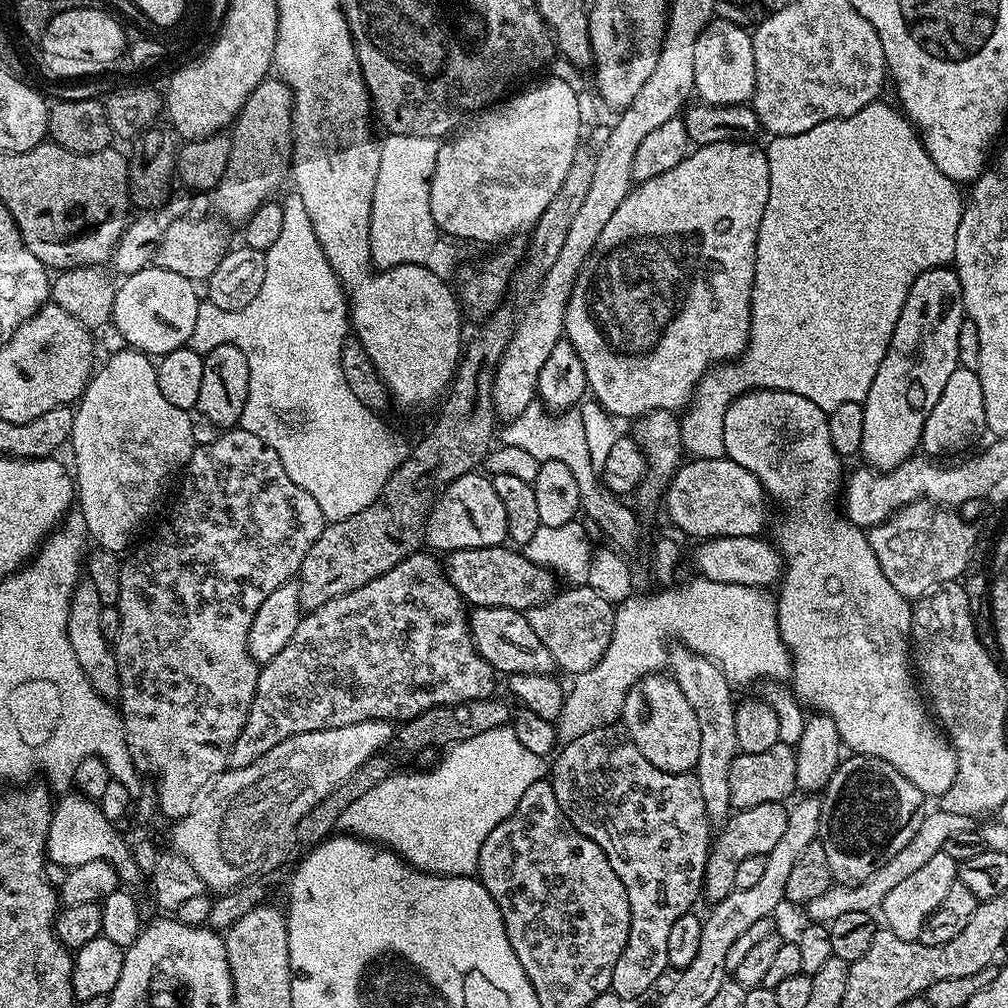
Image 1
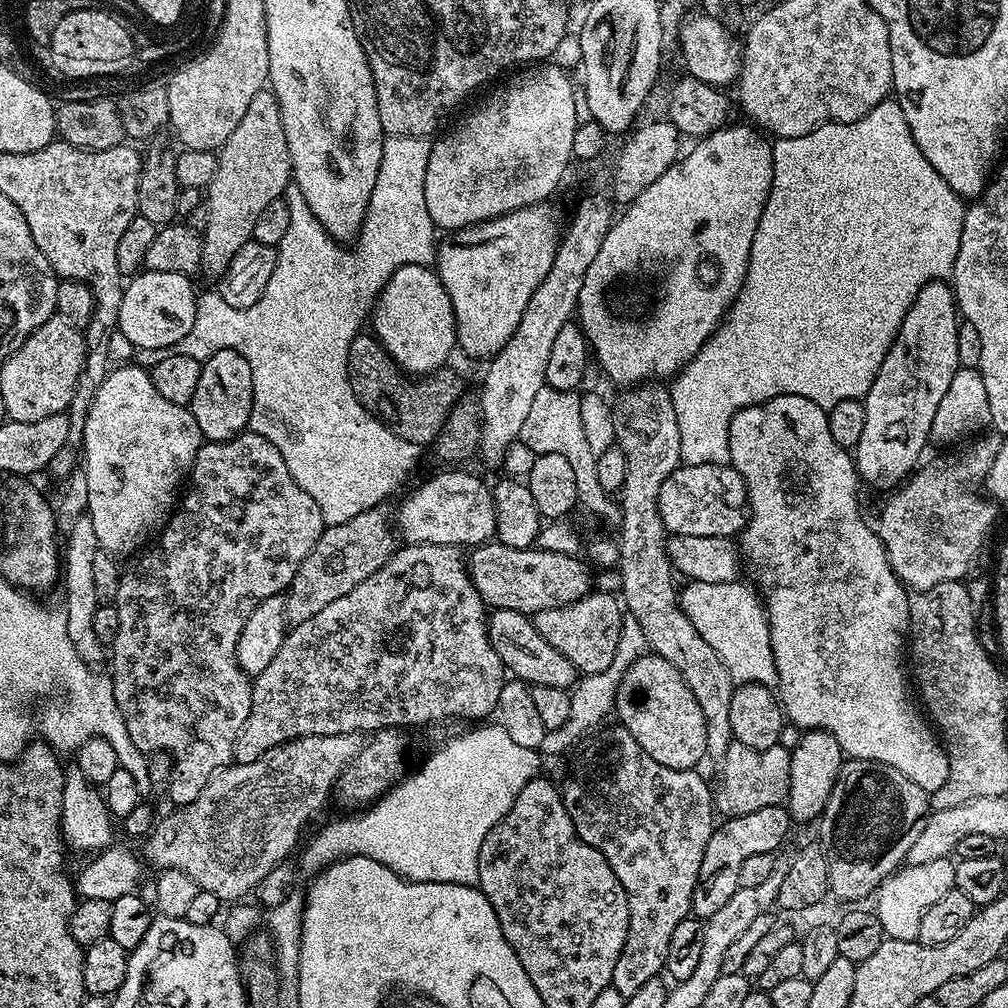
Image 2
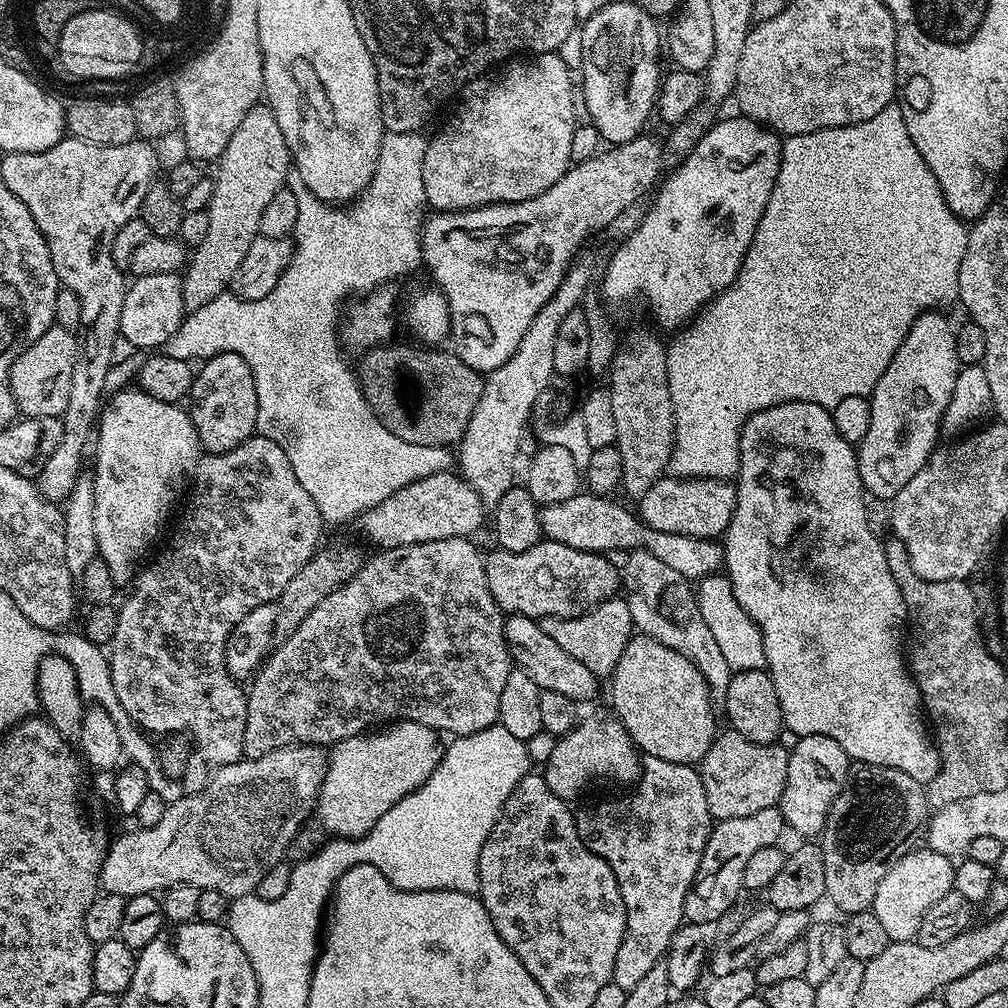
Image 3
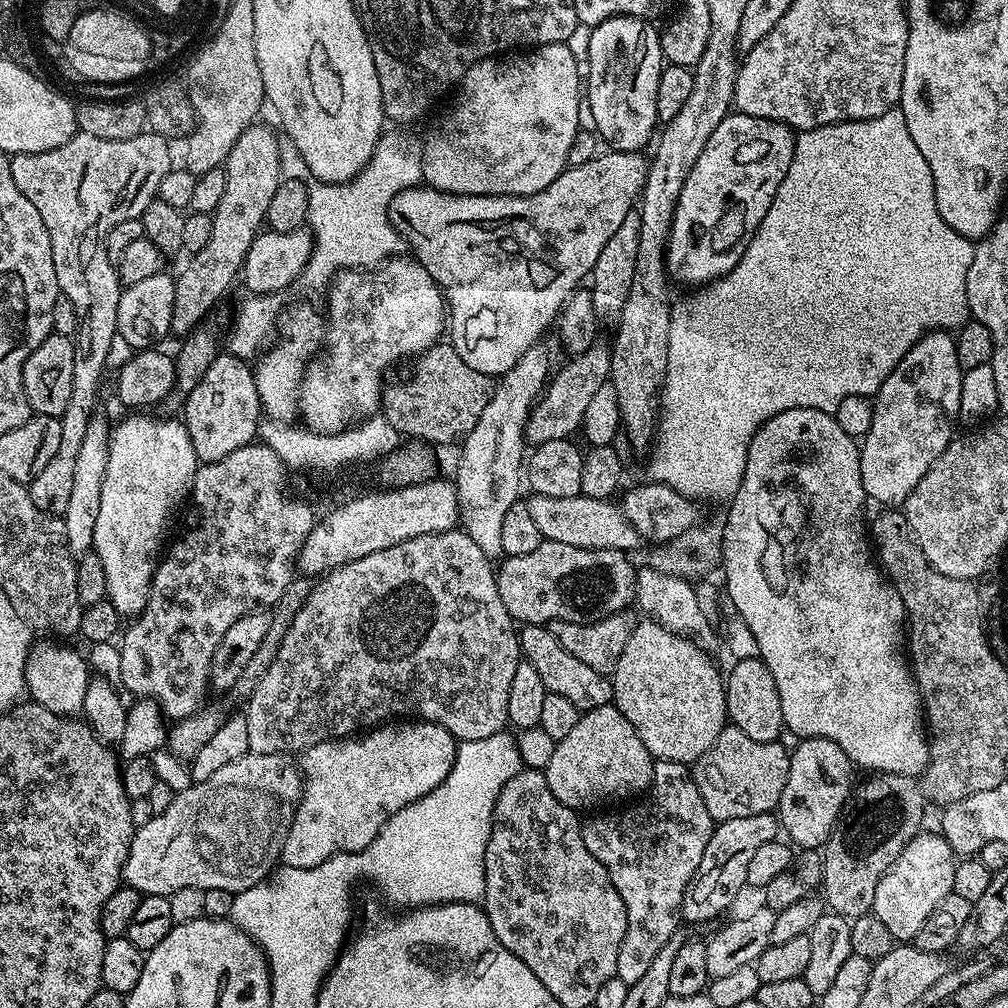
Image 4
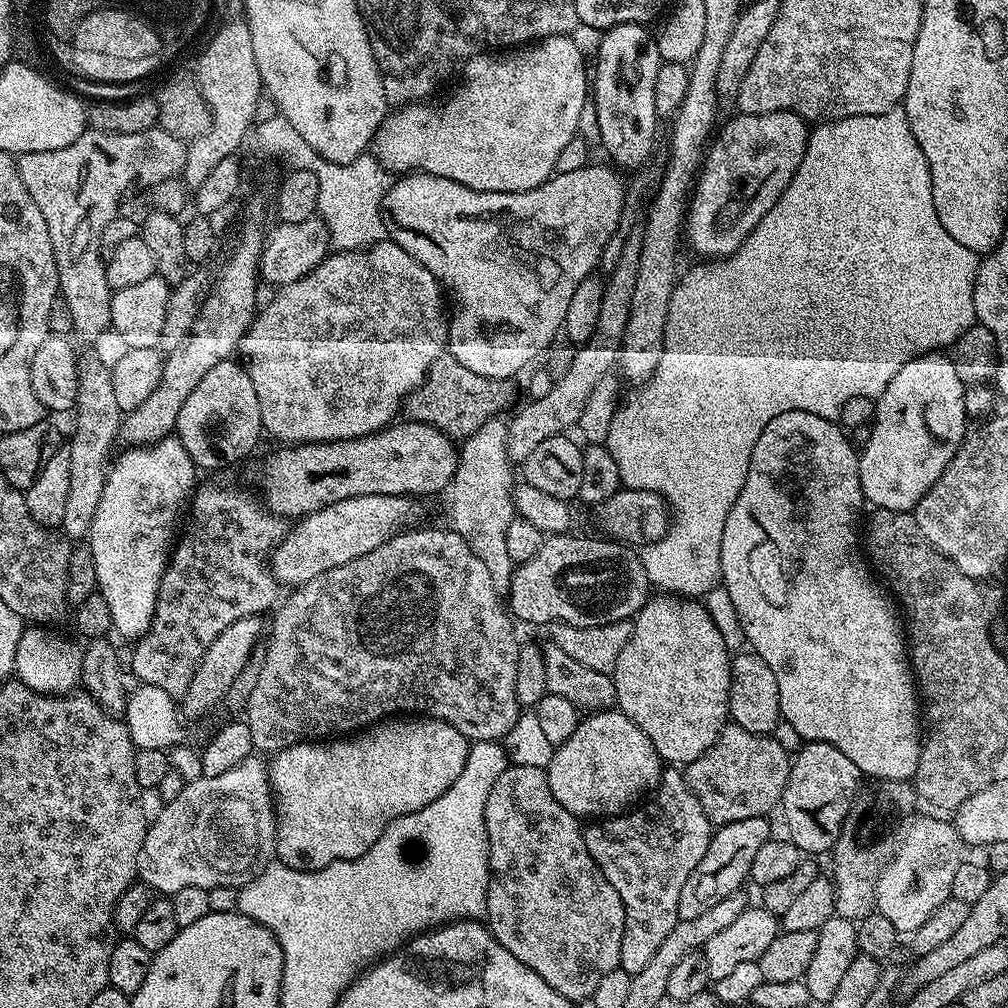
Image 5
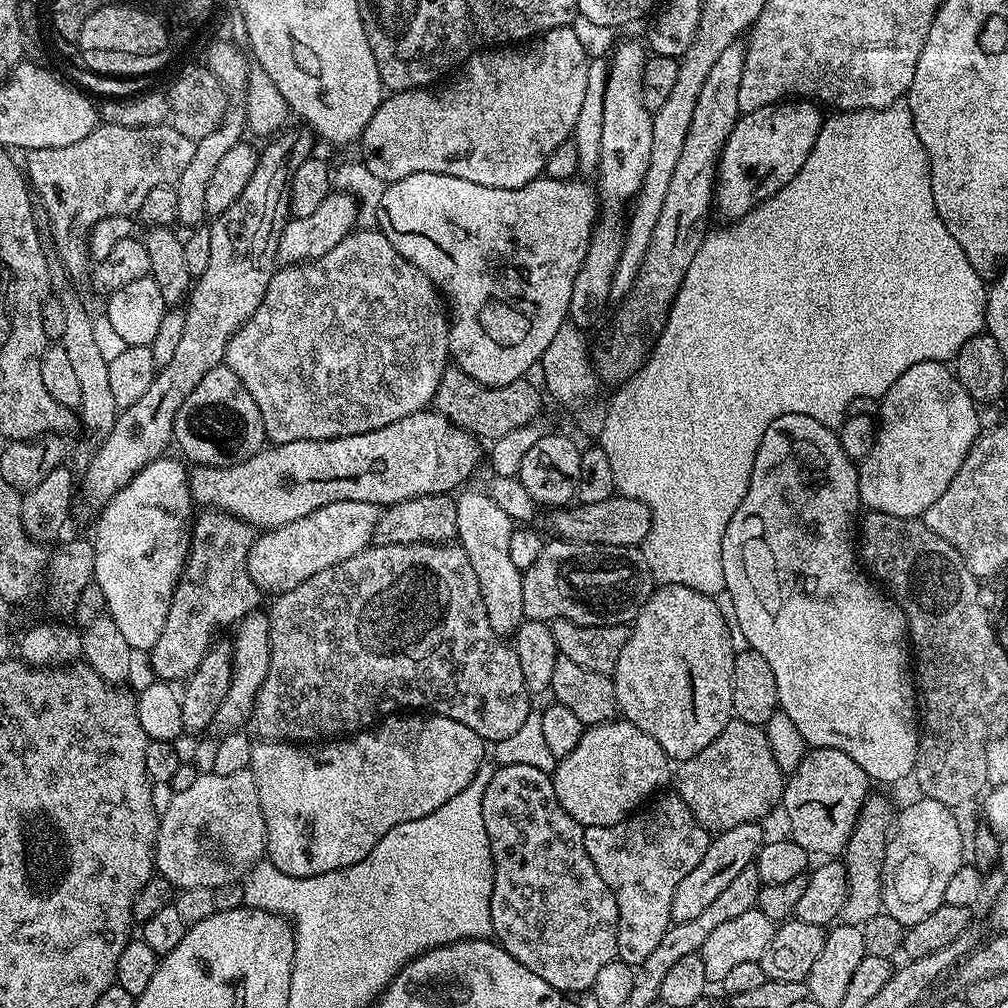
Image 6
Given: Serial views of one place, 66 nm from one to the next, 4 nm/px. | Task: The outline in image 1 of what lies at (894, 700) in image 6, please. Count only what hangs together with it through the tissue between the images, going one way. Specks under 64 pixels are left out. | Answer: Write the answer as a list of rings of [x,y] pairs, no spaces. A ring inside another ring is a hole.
[[[757,388],[746,392],[742,396],[737,396],[736,401],[726,410],[724,456],[738,466],[750,470],[750,474],[754,474],[754,478],[760,480],[760,487],[768,493],[769,497],[773,501],[780,500],[780,508],[784,511],[780,516],[780,521],[776,524],[776,540],[774,539],[774,547],[784,561],[782,579],[778,584],[780,596],[778,592],[775,602],[776,613],[778,614],[778,630],[782,634],[782,642],[788,647],[788,653],[792,656],[792,675],[790,677],[792,693],[796,695],[796,699],[800,701],[805,709],[812,708],[808,710],[815,710],[817,713],[834,718],[834,726],[838,726],[838,734],[845,749],[852,748],[848,750],[861,756],[876,756],[882,762],[894,766],[894,770],[898,770],[898,774],[902,774],[910,782],[914,782],[914,786],[918,786],[918,790],[922,790],[925,797],[940,797],[943,792],[950,790],[950,786],[956,777],[956,750],[953,748],[951,740],[938,727],[937,721],[930,715],[929,709],[918,691],[913,669],[910,667],[912,604],[908,597],[898,594],[898,590],[894,590],[894,586],[890,586],[886,574],[882,574],[882,566],[878,566],[878,558],[870,546],[867,531],[859,528],[856,524],[851,524],[847,515],[838,507],[838,497],[842,492],[842,481],[846,476],[846,471],[844,472],[845,461],[834,450],[834,446],[830,446],[828,412],[814,406],[814,402],[810,402],[810,398],[802,398],[802,394],[783,392],[773,388]]]

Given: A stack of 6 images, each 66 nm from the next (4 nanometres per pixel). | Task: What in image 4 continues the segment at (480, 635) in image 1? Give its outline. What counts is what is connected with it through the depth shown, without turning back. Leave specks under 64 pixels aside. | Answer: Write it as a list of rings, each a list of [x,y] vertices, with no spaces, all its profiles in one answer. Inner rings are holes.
[[[526,624],[519,629],[520,655],[538,672],[547,693],[566,698],[577,707],[579,713],[597,710],[613,703],[612,682],[609,677],[598,674],[598,670],[586,666],[586,662],[574,658],[570,650],[562,647],[562,642],[554,638],[551,627],[542,624]]]

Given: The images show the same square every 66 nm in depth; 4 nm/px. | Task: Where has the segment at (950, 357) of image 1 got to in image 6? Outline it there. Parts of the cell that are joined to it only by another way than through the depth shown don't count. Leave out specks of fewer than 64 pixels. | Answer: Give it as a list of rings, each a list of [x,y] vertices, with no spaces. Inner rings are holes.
[[[939,360],[918,362],[918,366],[910,366],[886,394],[879,397],[880,415],[876,429],[874,450],[865,460],[859,461],[858,494],[861,505],[869,512],[885,512],[898,518],[920,518],[942,493],[946,486],[954,482],[954,474],[958,474],[958,466],[972,449],[972,444],[982,431],[978,405],[966,394],[966,390],[957,382],[956,373],[947,363]]]

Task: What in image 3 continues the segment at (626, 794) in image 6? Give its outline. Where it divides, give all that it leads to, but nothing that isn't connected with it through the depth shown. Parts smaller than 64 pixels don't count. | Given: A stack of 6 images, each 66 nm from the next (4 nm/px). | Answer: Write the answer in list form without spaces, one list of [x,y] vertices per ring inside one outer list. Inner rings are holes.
[[[592,716],[581,719],[569,733],[557,739],[554,751],[542,766],[542,775],[554,794],[571,801],[594,780],[606,780],[616,784],[635,783],[640,776],[642,758],[639,749],[614,716]]]

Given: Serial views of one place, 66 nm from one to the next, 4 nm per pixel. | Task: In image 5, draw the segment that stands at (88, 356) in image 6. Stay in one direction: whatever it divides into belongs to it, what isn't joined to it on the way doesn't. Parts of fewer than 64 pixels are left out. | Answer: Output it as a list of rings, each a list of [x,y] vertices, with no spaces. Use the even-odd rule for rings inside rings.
[[[92,358],[88,365],[85,363],[80,369],[75,416],[76,429],[72,432],[72,441],[66,444],[70,458],[70,491],[66,498],[66,518],[62,532],[69,541],[80,542],[87,537],[94,522],[94,514],[98,514],[98,502],[102,502],[102,490],[108,477],[110,457],[113,455],[112,447],[117,447],[122,419],[114,395],[112,370],[98,358]]]

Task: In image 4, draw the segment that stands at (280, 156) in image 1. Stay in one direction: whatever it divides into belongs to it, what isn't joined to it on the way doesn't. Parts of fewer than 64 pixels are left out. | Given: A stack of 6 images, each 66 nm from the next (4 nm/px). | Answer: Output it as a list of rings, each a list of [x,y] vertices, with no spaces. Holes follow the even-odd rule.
[[[263,122],[251,124],[240,135],[238,142],[234,142],[234,150],[230,150],[230,154],[224,159],[222,167],[226,174],[226,194],[222,194],[222,202],[218,202],[215,212],[211,213],[210,238],[206,241],[206,246],[202,246],[202,250],[193,252],[187,257],[188,265],[180,273],[175,273],[174,276],[176,285],[174,286],[174,314],[172,315],[171,331],[173,337],[187,337],[199,325],[196,323],[206,319],[208,311],[231,290],[232,283],[235,280],[237,283],[246,254],[250,250],[254,238],[259,236],[262,231],[262,225],[265,223],[270,206],[270,198],[274,198],[274,190],[278,190],[282,179],[280,144],[276,141],[275,134]]]

